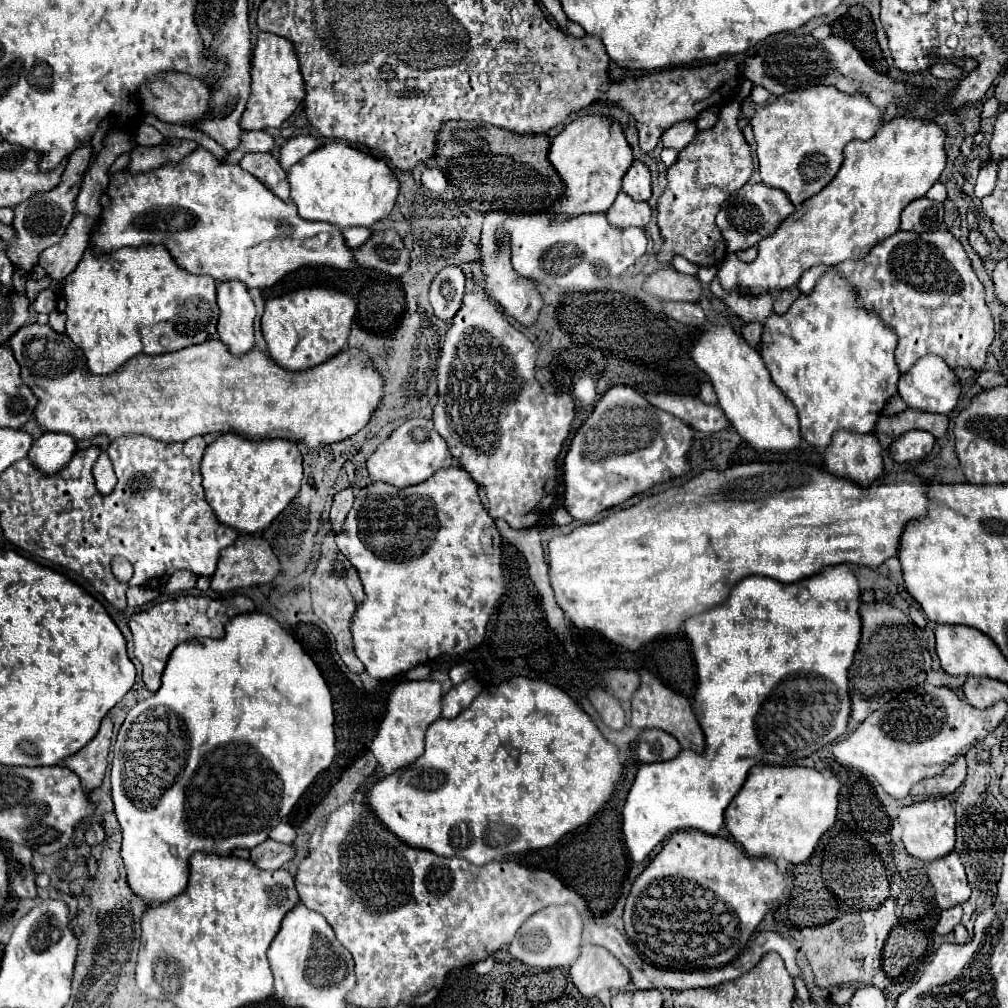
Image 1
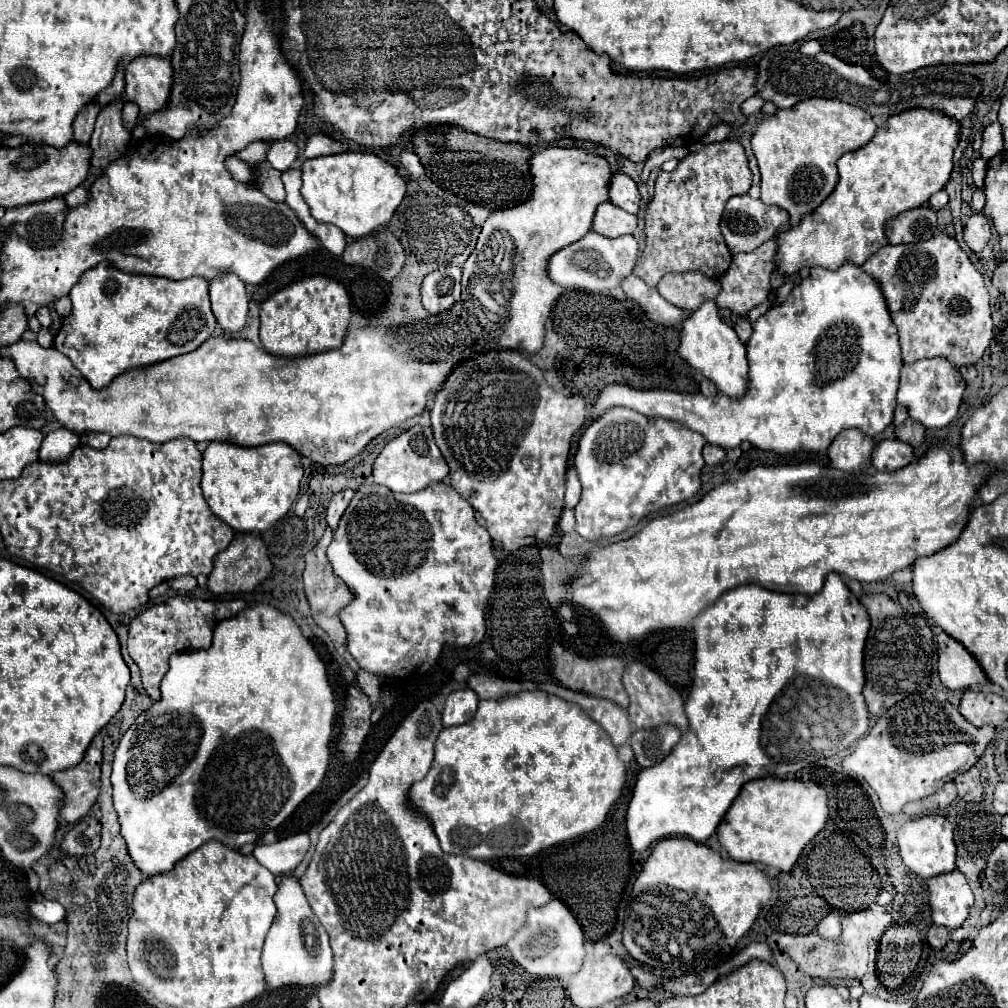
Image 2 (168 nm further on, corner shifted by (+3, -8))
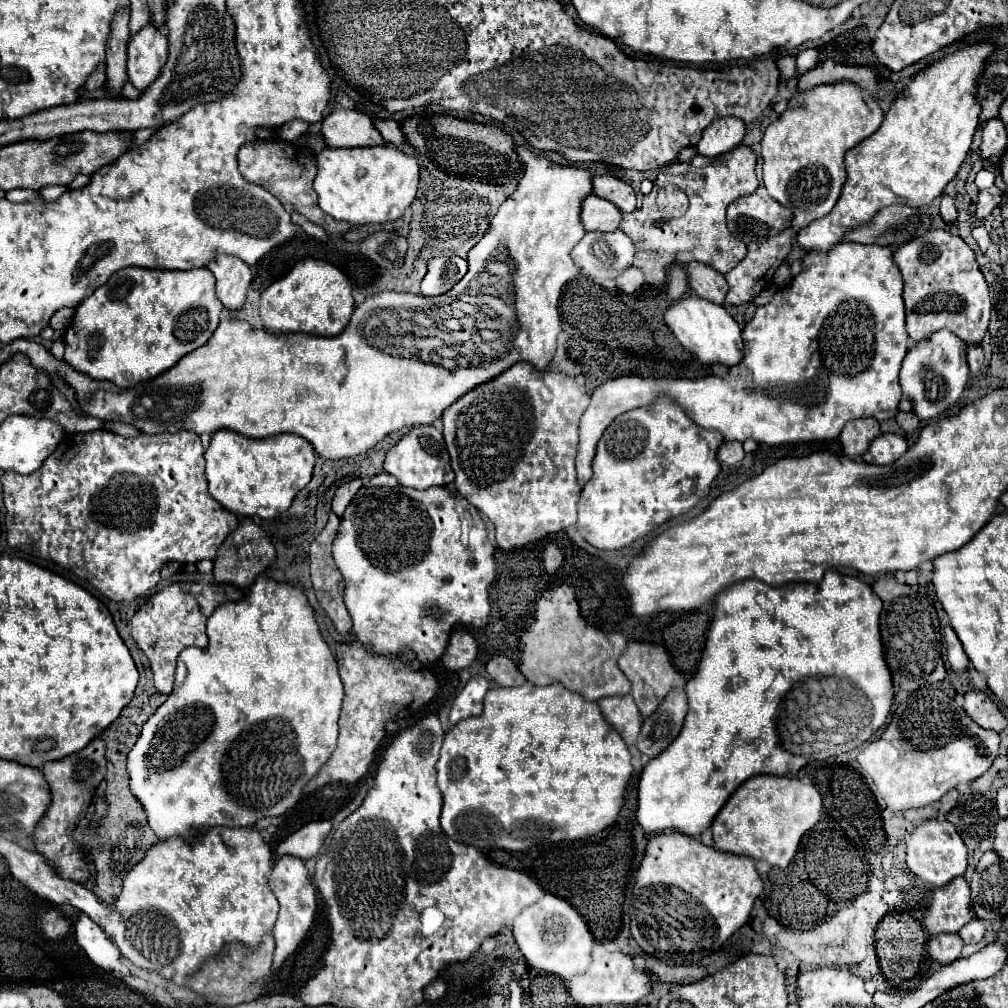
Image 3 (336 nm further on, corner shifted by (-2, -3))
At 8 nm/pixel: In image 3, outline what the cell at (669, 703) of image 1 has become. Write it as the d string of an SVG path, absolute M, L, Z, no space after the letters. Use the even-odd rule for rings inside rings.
M629 641L627 649L619 655L619 667L633 685L631 695L633 695L633 699L635 699L635 703L637 703L643 717L651 715L657 709L657 705L661 703L661 699L671 689L685 685L683 675L671 665L667 651L663 647L657 647L657 645L645 643L645 641Z

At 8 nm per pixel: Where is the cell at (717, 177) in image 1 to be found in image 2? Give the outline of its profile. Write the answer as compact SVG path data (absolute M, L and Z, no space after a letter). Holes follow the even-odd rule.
M738 140L692 144L676 170L660 172L656 178L654 200L646 208L646 248L634 266L634 274L648 286L656 286L668 272L700 272L708 278L720 278L728 270L732 254L718 224L728 198L746 194L750 186L748 158Z

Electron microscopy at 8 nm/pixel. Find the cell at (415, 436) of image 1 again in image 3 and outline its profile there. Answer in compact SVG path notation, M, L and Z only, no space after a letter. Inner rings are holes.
M437 425L413 427L397 445L393 445L385 457L385 471L395 475L401 485L413 489L429 489L429 487L445 487L455 479L455 473L449 463L449 455L445 449L443 435Z

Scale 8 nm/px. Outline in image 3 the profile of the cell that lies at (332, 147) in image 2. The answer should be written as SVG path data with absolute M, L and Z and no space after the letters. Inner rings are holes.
M337 109L323 119L323 135L329 147L387 145L365 113Z

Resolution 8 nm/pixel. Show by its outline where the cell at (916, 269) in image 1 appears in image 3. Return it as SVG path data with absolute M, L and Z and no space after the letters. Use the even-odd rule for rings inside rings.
M945 229L927 231L923 237L917 237L901 245L895 251L895 263L901 269L903 281L905 281L903 299L905 299L905 309L907 309L907 333L913 341L919 341L927 337L929 333L943 329L943 327L951 329L967 345L979 343L983 339L987 325L989 325L989 317L991 317L991 297L989 297L985 277L979 271L975 253L969 249L969 245L959 235L951 235Z

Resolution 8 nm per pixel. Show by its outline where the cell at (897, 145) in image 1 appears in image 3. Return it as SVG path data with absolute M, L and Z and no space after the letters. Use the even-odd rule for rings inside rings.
M991 41L969 43L967 47L927 65L909 81L909 85L897 95L897 99L889 107L881 127L871 137L867 137L861 145L847 151L845 165L849 177L837 205L829 215L809 223L809 227L801 229L797 235L797 241L805 251L829 251L835 243L843 239L847 229L853 229L853 225L869 223L873 215L885 205L901 203L909 207L921 207L931 203L935 197L943 193L945 185L957 175L965 155L969 153L981 113L981 105L977 101L977 87L981 75L985 73L987 61L995 53L995 49L997 47Z

